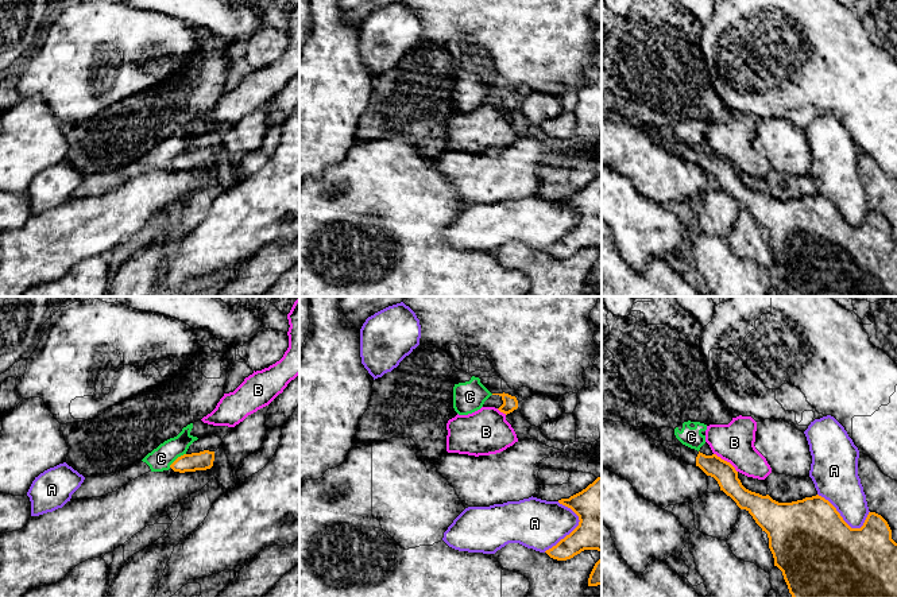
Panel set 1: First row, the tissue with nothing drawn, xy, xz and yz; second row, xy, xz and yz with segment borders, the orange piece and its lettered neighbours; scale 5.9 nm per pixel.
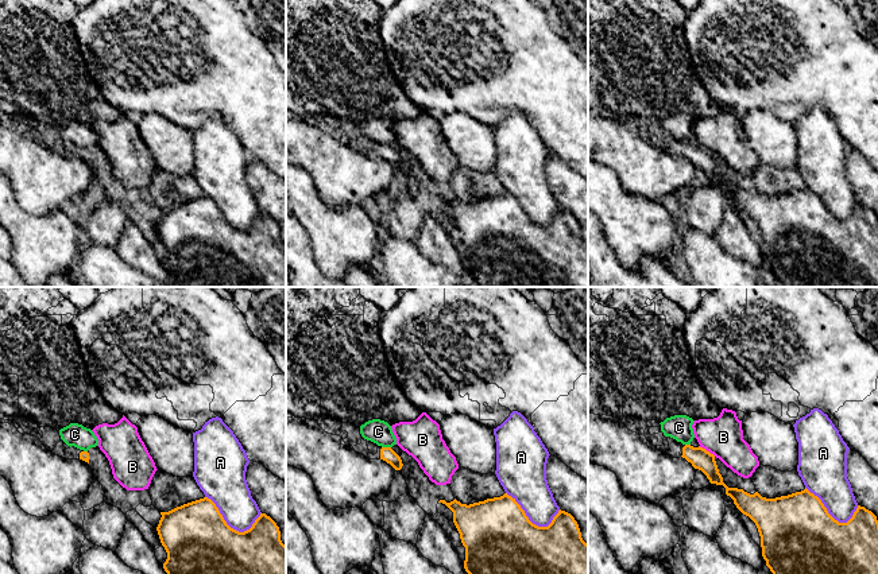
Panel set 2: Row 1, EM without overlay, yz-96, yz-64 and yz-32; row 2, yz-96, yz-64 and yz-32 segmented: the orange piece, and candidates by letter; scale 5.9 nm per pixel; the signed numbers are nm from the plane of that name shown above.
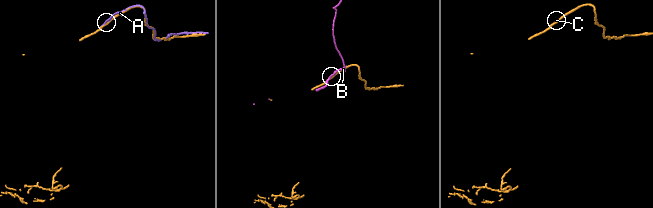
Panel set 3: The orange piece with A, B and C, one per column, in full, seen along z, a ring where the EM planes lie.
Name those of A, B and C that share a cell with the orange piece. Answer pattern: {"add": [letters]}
{"add": []}

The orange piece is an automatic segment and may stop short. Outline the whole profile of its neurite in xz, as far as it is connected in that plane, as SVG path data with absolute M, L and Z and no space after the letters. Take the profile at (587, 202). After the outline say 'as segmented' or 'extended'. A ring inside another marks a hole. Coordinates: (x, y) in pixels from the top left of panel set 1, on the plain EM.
M602 175L581 190L558 198L579 214L579 224L545 251L557 259L567 259L584 248L602 249Z; as segmented

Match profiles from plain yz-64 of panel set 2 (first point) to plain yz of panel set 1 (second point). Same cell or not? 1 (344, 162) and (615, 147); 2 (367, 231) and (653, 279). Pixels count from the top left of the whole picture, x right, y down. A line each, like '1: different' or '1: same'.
1: same
2: different

